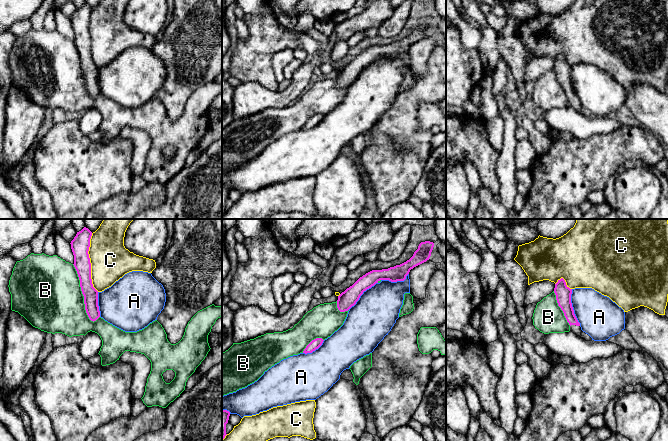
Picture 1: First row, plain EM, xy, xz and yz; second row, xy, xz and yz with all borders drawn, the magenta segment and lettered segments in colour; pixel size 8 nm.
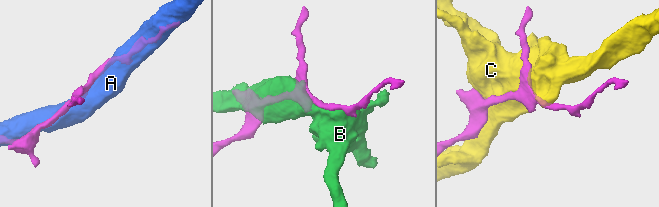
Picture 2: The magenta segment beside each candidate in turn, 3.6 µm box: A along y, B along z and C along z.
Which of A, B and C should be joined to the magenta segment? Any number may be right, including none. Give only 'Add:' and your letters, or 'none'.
Add: none

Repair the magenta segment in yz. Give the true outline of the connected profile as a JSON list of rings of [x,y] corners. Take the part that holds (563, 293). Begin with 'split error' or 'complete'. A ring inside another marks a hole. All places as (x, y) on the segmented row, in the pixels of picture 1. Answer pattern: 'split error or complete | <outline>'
split error | [[[563,278],[558,280],[558,282],[555,284],[554,293],[556,295],[558,306],[563,311],[564,316],[570,325],[570,331],[572,331],[577,336],[580,336],[582,330],[580,323],[574,314],[571,303],[572,289],[566,285],[566,282]]]

